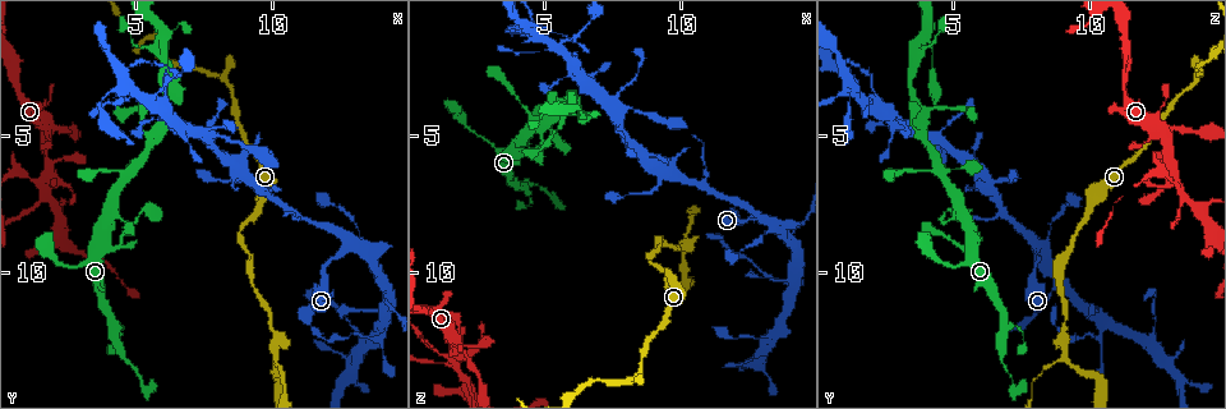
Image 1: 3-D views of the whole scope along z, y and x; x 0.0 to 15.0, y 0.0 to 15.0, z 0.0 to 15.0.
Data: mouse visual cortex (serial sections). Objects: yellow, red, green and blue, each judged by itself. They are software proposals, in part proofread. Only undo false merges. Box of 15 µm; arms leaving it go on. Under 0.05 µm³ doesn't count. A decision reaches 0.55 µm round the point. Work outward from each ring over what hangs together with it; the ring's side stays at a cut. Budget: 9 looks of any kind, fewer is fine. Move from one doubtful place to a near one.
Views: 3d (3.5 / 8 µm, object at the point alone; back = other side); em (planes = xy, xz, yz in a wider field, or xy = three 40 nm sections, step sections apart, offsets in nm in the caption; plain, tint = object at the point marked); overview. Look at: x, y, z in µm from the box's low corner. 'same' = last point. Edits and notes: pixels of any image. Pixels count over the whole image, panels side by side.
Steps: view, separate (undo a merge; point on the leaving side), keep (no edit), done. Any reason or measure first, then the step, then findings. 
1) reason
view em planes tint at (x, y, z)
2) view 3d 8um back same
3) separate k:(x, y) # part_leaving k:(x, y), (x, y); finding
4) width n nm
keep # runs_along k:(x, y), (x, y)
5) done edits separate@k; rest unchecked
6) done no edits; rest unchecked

arms part here
view 3d 8um at (10.1, 13.2, 9.0)

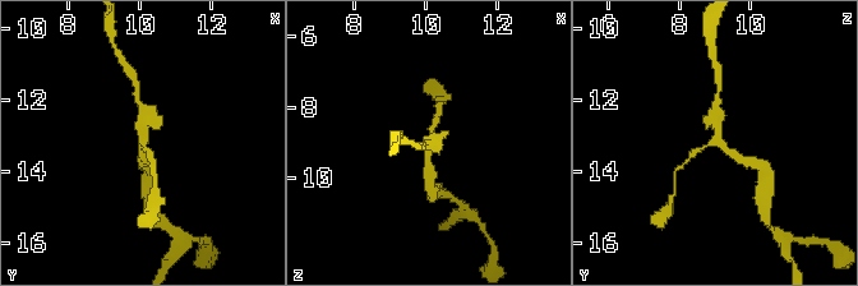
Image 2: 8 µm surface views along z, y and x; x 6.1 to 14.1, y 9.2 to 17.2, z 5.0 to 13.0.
view 3d 3.5um at (10.1, 13.1, 9.0)

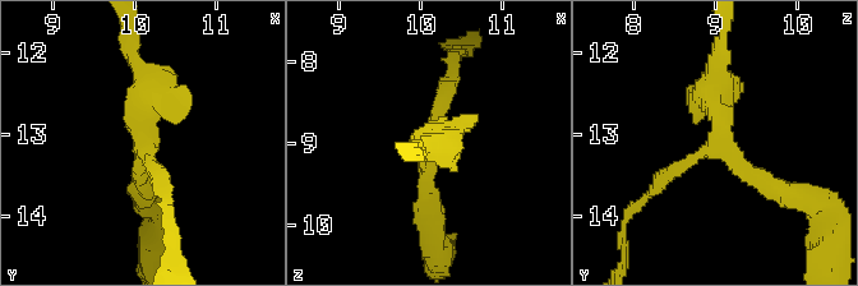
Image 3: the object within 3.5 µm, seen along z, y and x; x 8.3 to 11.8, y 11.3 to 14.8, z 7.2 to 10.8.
arms 3; arm_widths 200, 200, 400 nm
view em xy step 5 tint at (10.10, 13.15, 9.00)

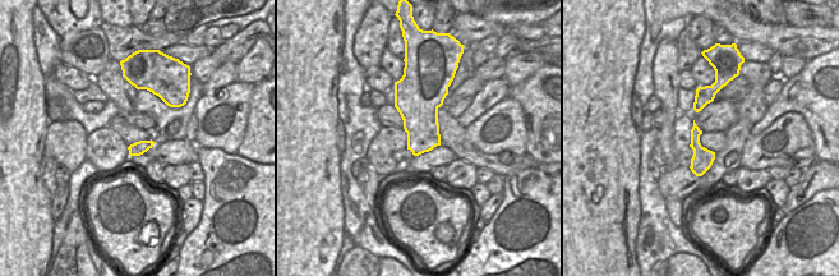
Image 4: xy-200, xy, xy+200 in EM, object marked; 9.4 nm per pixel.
keep # one cell here

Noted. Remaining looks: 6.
three-way junction
view 3d 8um at (12.5, 9.3, 8.0)

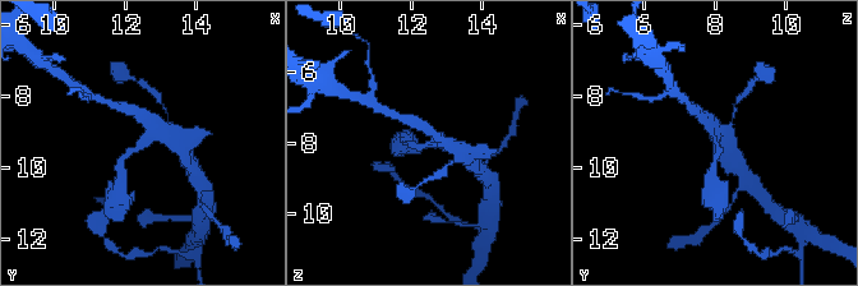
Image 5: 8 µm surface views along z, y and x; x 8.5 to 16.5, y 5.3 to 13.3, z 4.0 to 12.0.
arms 3; arm_widths 200, 300, 450 nm
view em xy step 5 tint at (12.6, 9.3, 8.0)

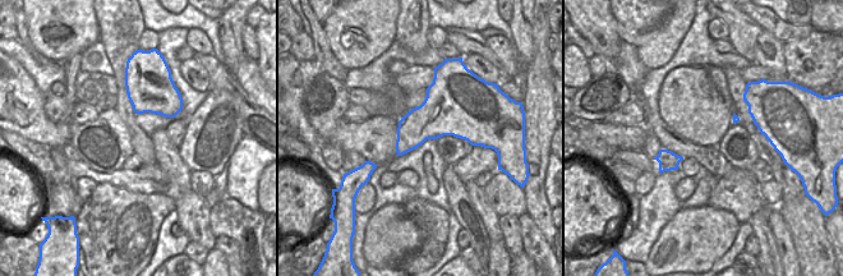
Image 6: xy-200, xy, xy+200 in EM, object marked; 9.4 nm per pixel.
keep # runs_along 5:(121, 166), (151, 130), (139, 112); all the same cell

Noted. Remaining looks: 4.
view 3d 3.5um at (14.2, 10.4, 8.9)

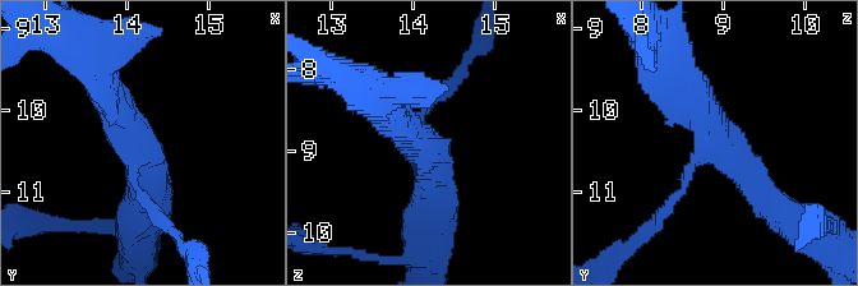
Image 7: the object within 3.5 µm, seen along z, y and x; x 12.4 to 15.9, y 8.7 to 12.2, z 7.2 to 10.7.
arms 3; arm_widths 150, 350, 400 nm
view em planes tint at (14.10, 10.35, 8.90)

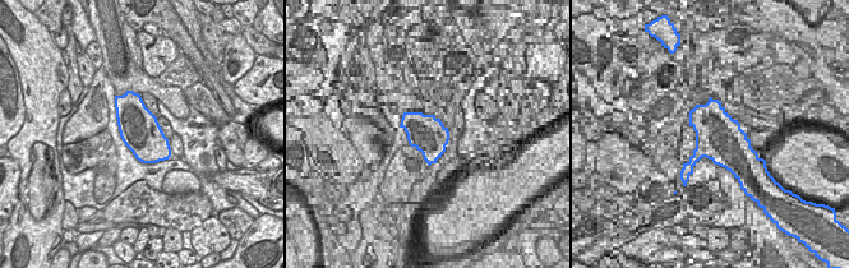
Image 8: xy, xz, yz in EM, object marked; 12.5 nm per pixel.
view em xy step 1 tint same

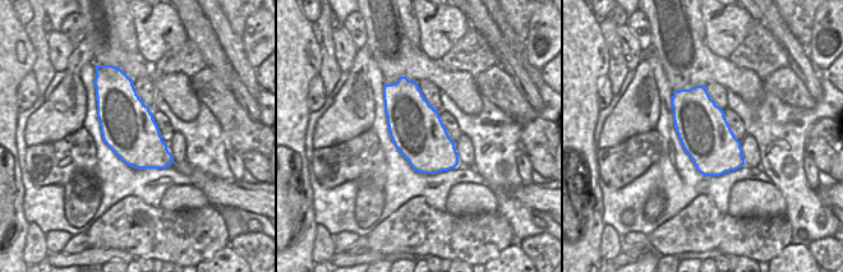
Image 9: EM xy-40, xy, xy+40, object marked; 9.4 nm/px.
keep # runs_along 7:(678, 72), (718, 142), (774, 204); all the same cell

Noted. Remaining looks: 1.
done no edits; rest unchecked

